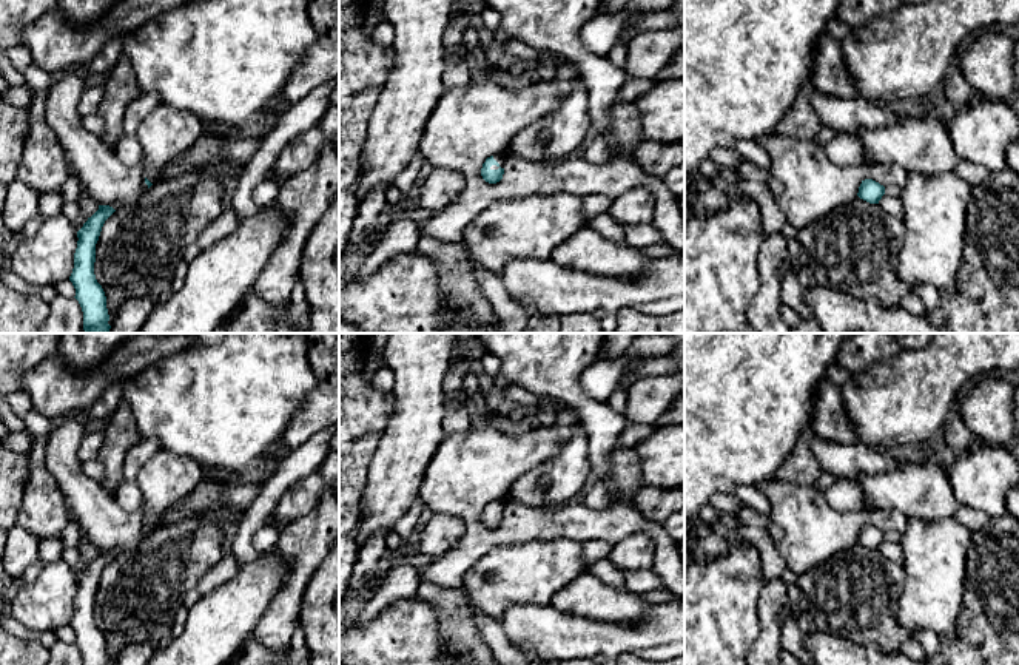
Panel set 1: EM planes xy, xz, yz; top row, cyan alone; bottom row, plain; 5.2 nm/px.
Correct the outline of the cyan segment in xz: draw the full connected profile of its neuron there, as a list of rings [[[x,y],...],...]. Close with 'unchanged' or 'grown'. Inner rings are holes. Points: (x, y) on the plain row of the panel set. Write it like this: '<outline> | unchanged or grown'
[[[495,500],[486,505],[481,514],[481,522],[489,529],[496,529],[503,525],[506,512],[506,503],[503,500]]] | grown

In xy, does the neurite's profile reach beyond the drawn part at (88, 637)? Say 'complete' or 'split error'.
complete

